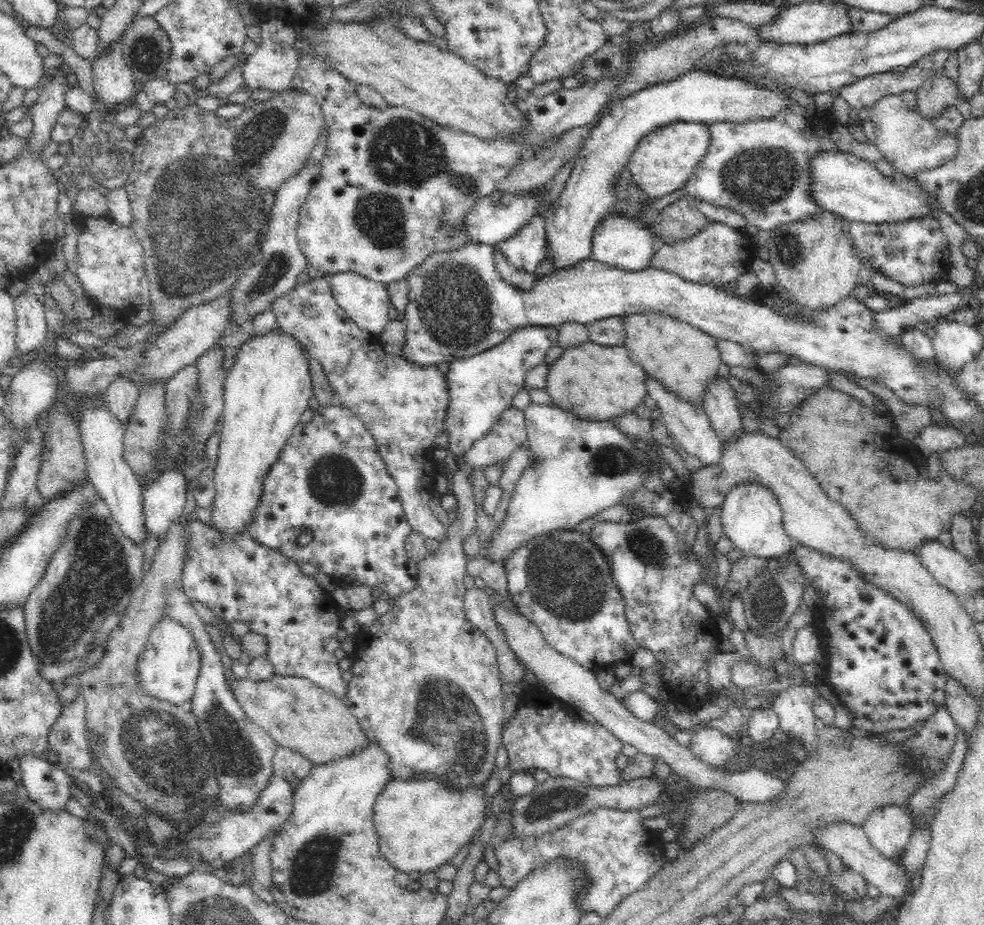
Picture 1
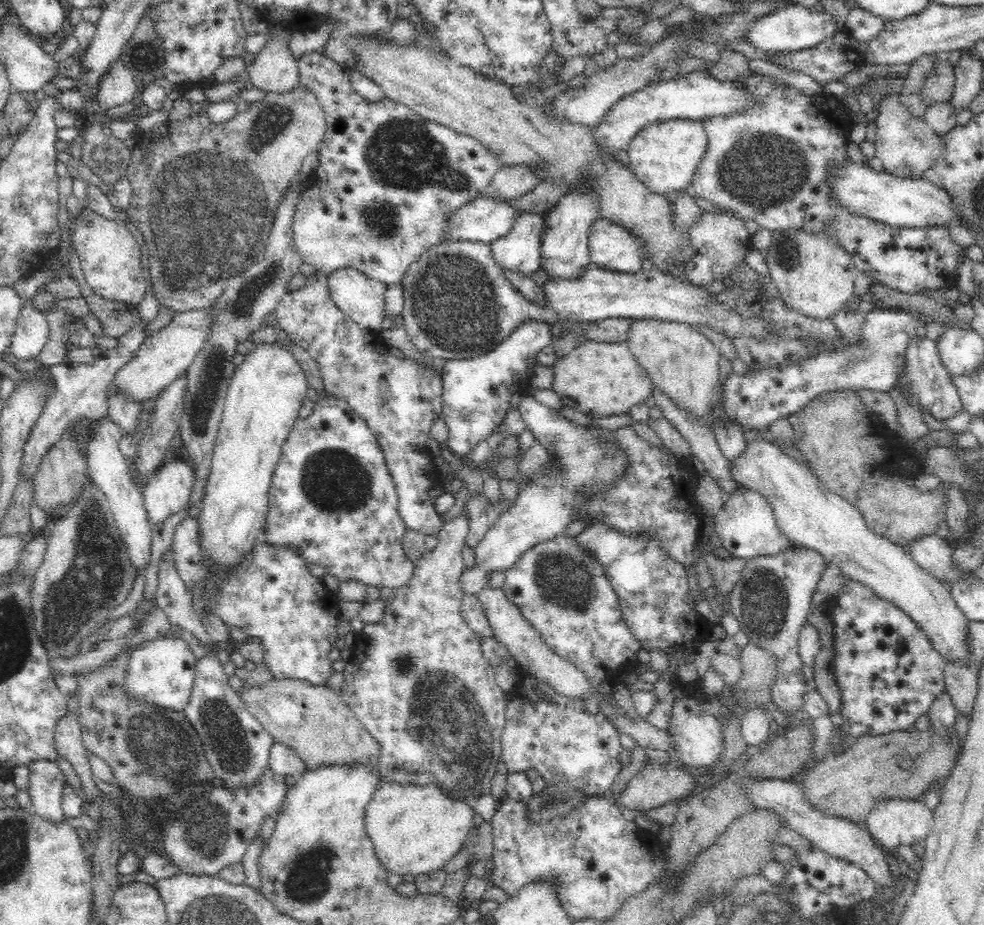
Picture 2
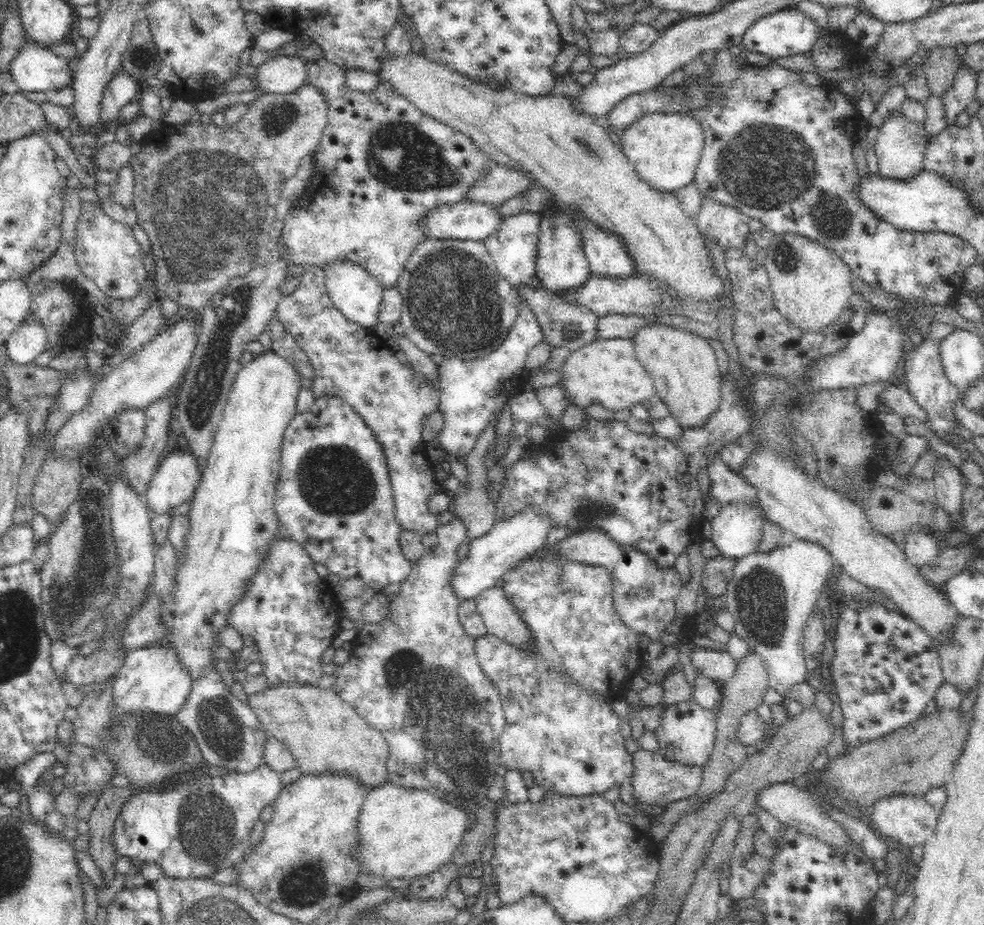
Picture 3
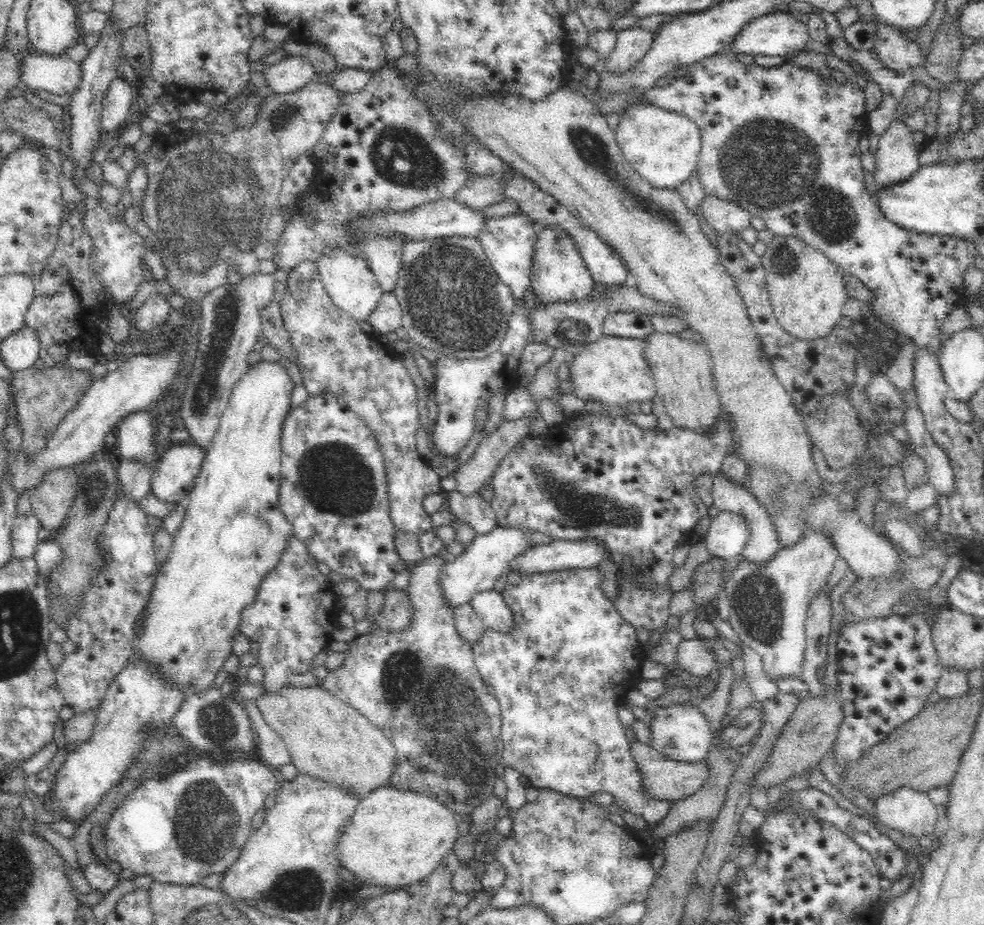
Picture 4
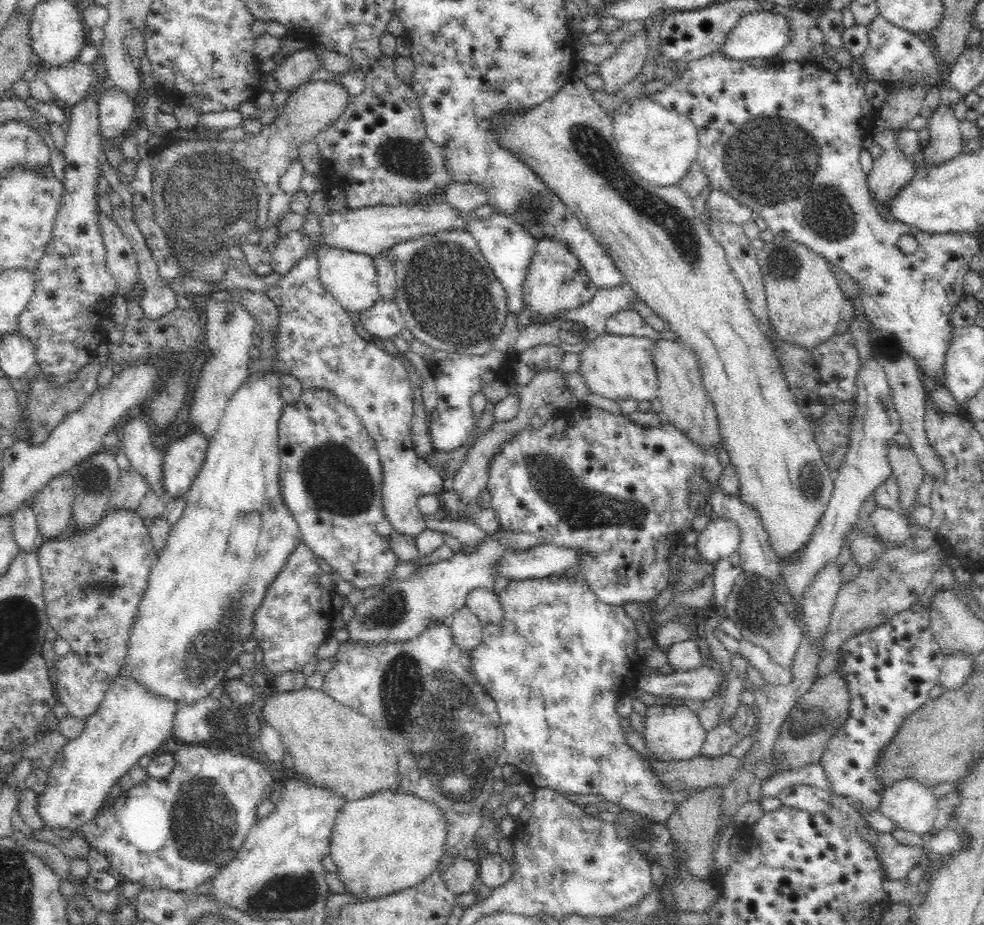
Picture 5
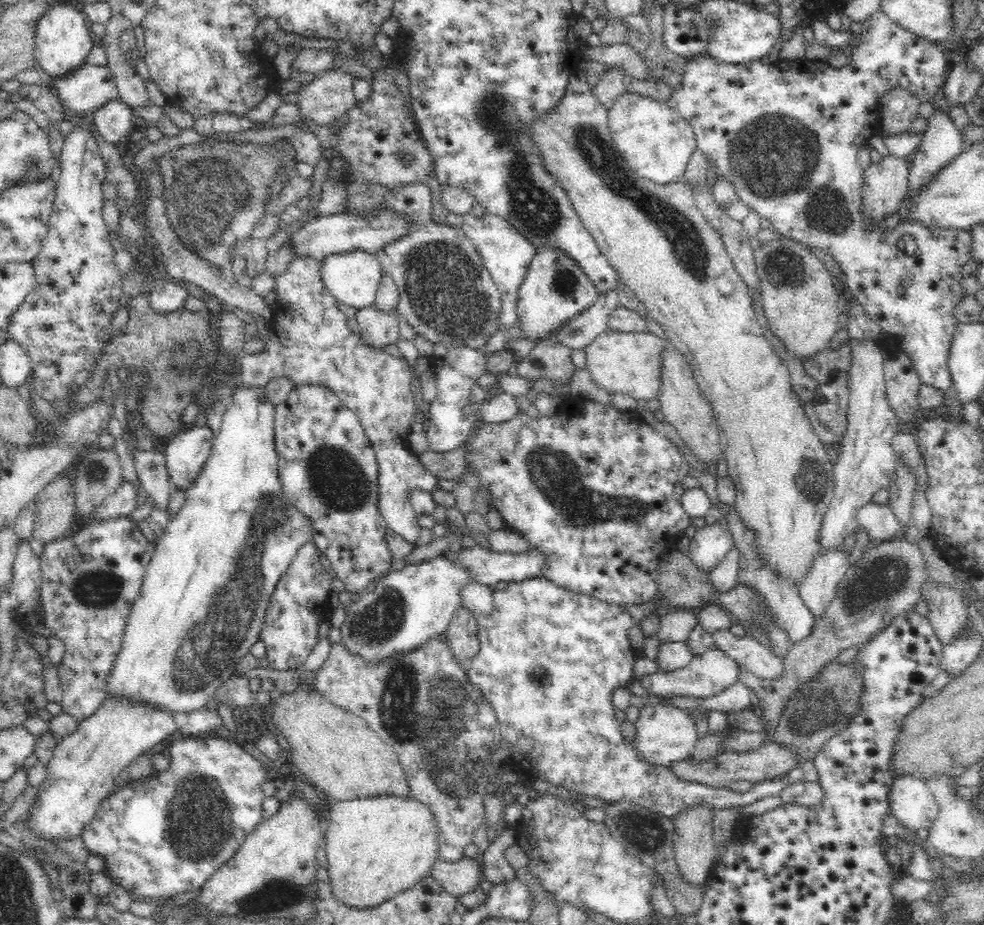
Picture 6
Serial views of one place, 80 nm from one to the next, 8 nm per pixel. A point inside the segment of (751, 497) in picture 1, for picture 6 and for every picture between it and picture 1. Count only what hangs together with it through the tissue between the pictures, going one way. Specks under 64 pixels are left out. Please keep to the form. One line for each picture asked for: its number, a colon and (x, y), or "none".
2: (745, 527)
3: (734, 531)
4: (724, 536)
5: (719, 539)
6: (708, 547)

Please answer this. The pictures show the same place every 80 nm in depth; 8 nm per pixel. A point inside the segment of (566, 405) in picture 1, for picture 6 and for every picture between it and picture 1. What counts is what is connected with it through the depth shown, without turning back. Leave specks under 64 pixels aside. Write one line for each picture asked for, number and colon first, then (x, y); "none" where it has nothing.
2: (601, 379)
3: (606, 372)
4: (612, 370)
5: (616, 366)
6: (630, 362)

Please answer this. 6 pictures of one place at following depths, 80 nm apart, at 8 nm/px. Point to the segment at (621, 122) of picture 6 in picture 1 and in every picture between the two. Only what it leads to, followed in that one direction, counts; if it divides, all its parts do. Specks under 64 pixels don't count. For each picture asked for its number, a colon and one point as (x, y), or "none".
1: (663, 160)
2: (664, 155)
3: (664, 148)
4: (662, 146)
5: (660, 144)

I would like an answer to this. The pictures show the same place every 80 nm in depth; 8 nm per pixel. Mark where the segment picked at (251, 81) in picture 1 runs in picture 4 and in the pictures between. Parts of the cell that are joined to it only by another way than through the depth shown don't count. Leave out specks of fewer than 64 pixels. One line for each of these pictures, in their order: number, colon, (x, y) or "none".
2: (275, 70)
3: (282, 75)
4: (291, 73)

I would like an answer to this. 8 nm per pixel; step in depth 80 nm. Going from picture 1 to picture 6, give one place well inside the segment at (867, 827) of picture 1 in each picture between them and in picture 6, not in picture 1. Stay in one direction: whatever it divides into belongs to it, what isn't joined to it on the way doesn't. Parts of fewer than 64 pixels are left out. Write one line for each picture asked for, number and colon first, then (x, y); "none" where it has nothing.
2: (894, 821)
3: (905, 819)
4: (906, 809)
5: (909, 803)
6: (912, 802)

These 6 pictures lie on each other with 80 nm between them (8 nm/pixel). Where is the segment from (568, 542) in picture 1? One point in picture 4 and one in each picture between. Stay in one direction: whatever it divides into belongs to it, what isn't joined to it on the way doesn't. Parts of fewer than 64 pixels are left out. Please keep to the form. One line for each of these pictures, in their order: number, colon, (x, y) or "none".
2: (568, 598)
3: (555, 692)
4: (560, 673)

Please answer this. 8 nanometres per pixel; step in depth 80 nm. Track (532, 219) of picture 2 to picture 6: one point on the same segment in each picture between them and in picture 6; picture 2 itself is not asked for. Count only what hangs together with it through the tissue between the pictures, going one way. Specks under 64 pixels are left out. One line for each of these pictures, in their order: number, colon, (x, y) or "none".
3: (512, 245)
4: (508, 241)
5: (508, 248)
6: (507, 255)

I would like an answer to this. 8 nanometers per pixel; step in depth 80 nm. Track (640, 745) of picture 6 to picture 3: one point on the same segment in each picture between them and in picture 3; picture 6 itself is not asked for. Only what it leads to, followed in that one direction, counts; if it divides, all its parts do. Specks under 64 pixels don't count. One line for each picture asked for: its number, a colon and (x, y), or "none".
3: (686, 734)
4: (679, 732)
5: (672, 732)

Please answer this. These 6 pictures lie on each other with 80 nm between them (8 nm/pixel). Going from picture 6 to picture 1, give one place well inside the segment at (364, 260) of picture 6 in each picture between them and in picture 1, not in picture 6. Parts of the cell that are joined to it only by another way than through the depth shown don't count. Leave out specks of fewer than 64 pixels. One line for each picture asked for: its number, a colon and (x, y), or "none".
1: (366, 301)
2: (359, 297)
3: (356, 294)
4: (350, 282)
5: (351, 277)

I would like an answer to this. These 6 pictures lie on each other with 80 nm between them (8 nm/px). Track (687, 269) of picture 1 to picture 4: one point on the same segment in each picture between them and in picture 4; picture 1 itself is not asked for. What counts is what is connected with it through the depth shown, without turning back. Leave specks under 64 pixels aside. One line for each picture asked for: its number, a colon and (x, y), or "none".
2: (720, 239)
3: (726, 225)
4: (721, 215)

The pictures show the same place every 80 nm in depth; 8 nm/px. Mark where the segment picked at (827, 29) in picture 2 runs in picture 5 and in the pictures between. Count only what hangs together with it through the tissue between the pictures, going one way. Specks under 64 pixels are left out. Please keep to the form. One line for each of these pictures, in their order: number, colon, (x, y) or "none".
3: (785, 32)
4: (774, 34)
5: (756, 34)

